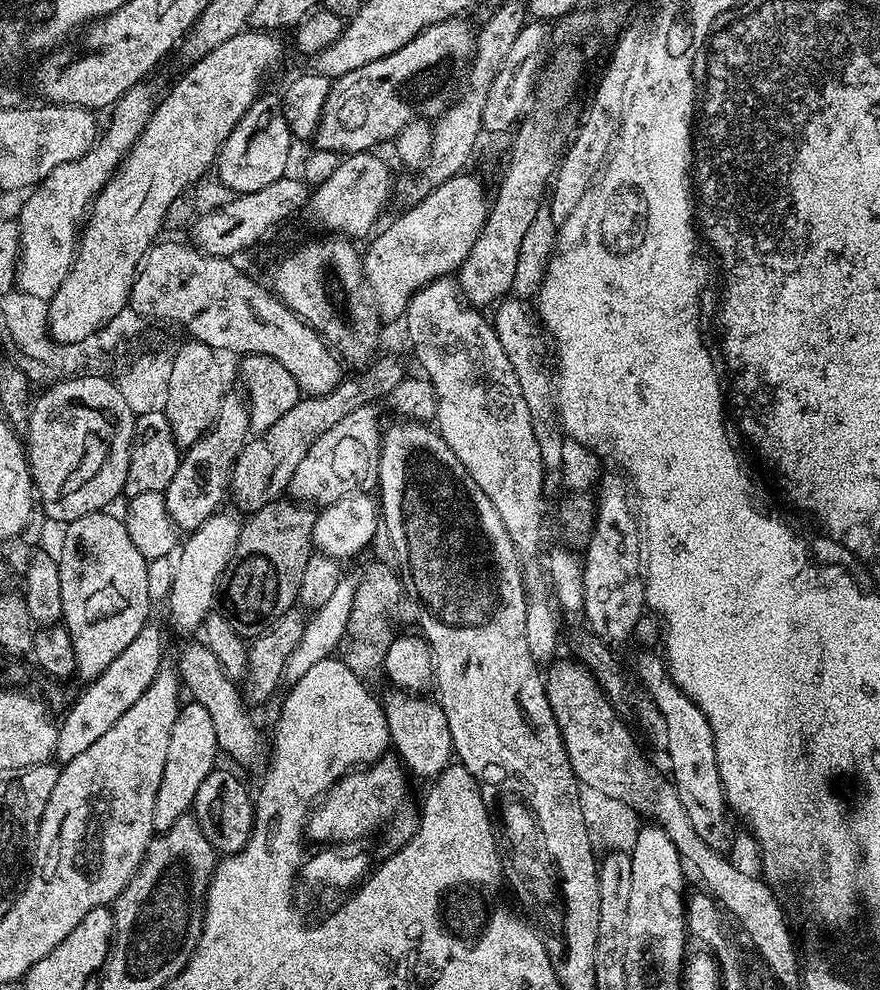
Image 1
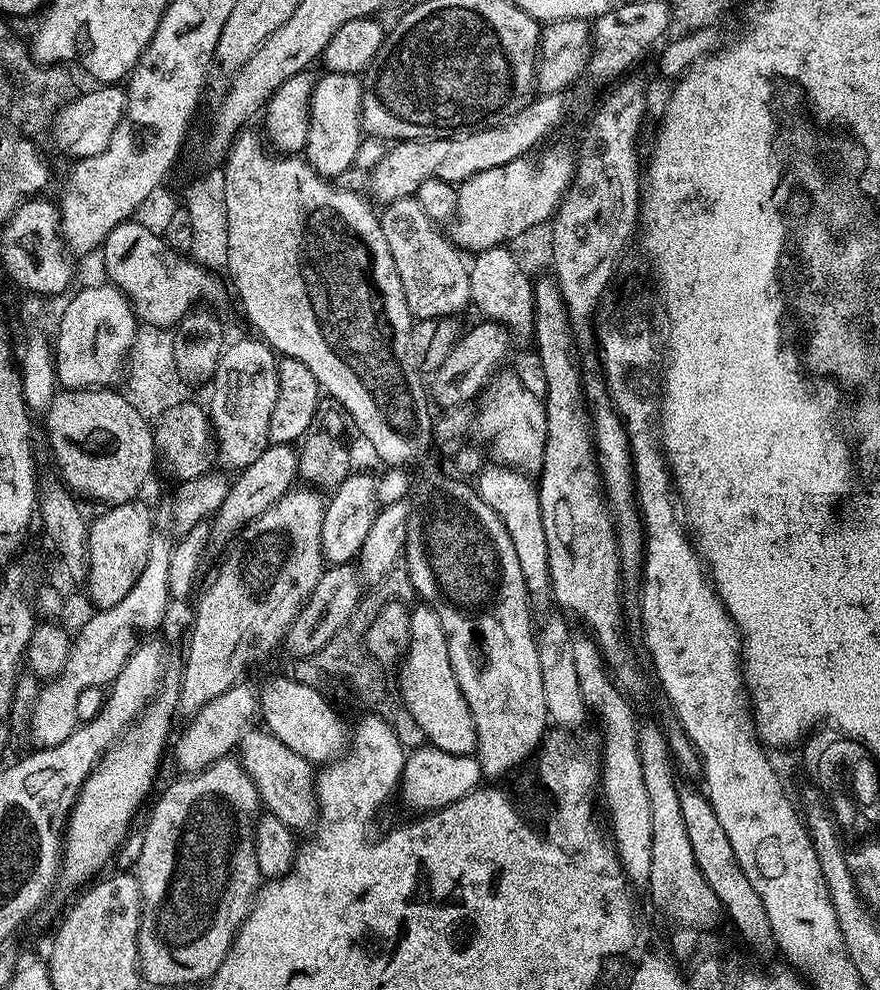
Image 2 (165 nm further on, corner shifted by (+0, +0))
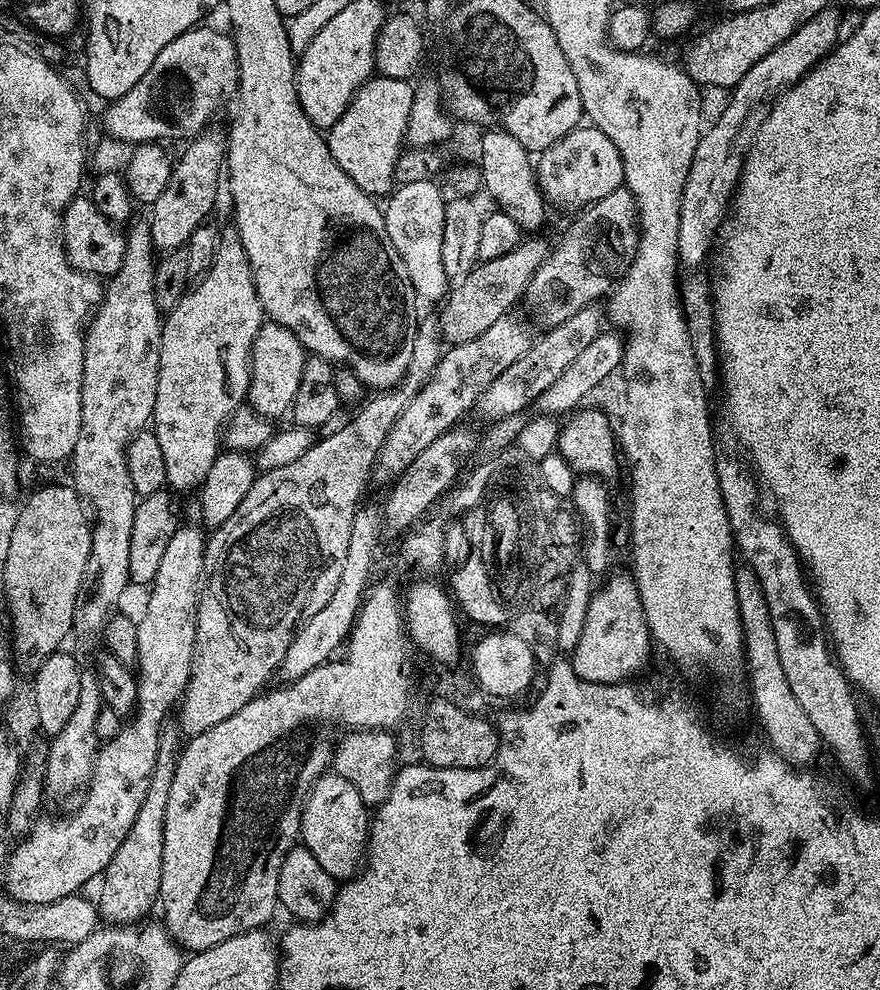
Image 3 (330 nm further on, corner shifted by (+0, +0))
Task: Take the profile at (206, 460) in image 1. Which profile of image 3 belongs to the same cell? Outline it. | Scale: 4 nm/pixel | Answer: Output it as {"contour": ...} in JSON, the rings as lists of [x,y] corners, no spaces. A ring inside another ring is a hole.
{"contour":[[[265,322],[261,324],[252,343],[252,373],[248,383],[247,403],[258,414],[269,418],[289,415],[294,394],[298,394],[298,382],[302,382],[302,366],[306,350],[302,342],[286,326]]]}

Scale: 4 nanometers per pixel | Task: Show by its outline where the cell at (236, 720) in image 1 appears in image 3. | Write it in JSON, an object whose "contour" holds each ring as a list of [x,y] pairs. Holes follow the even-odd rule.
{"contour":[[[329,770],[314,782],[300,815],[300,840],[337,882],[347,882],[360,871],[368,851],[370,808],[355,788],[336,771]]]}

